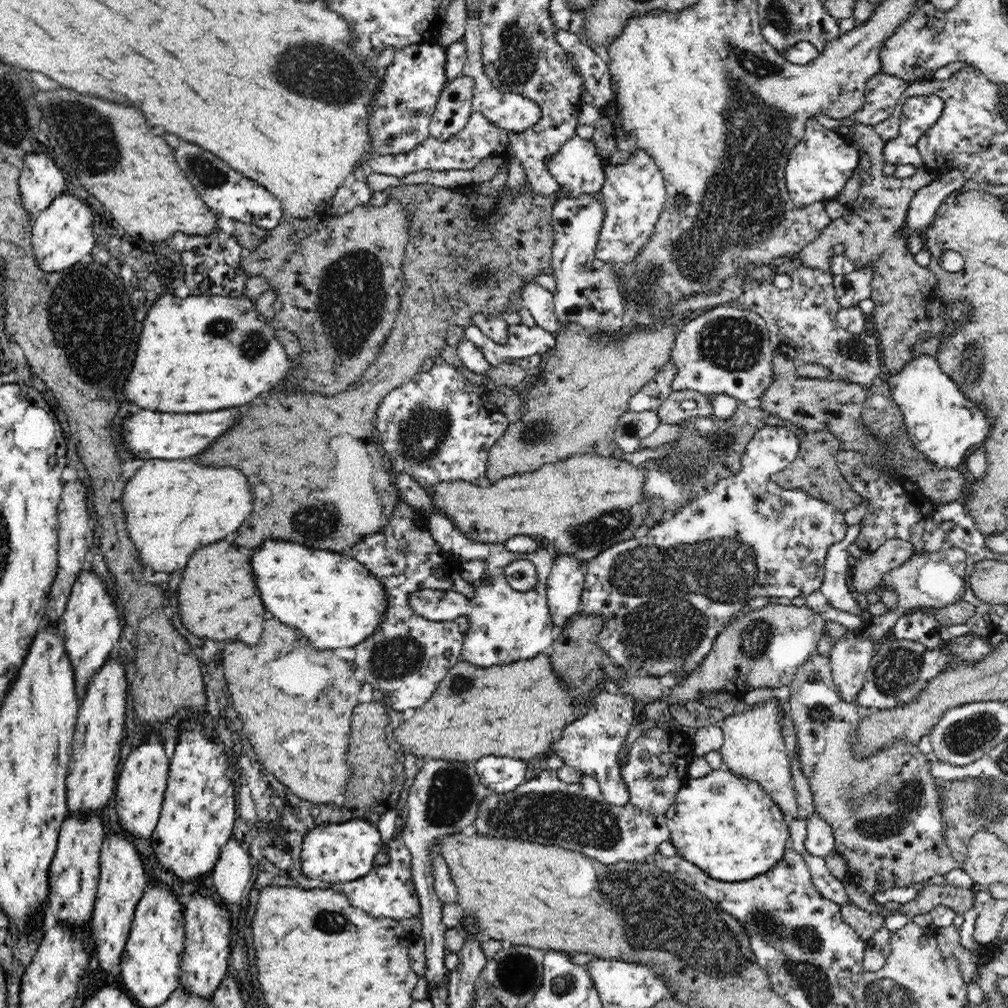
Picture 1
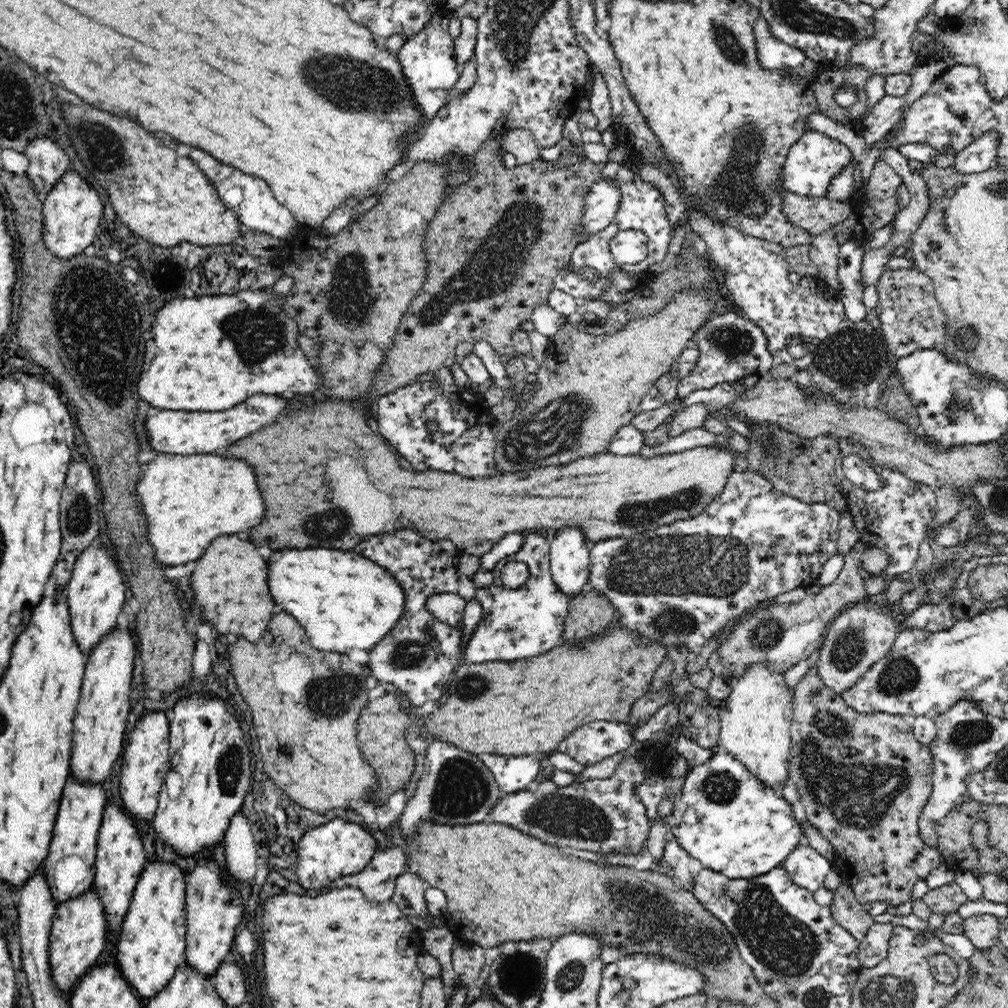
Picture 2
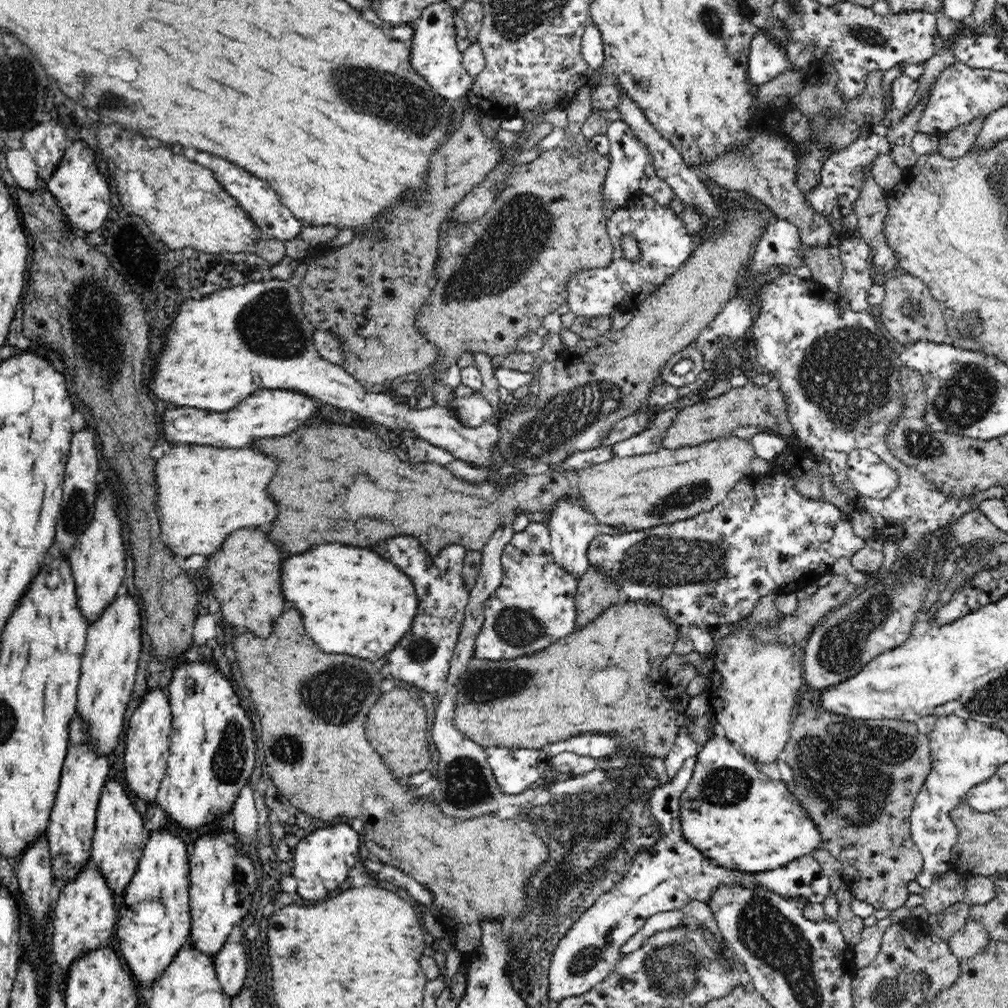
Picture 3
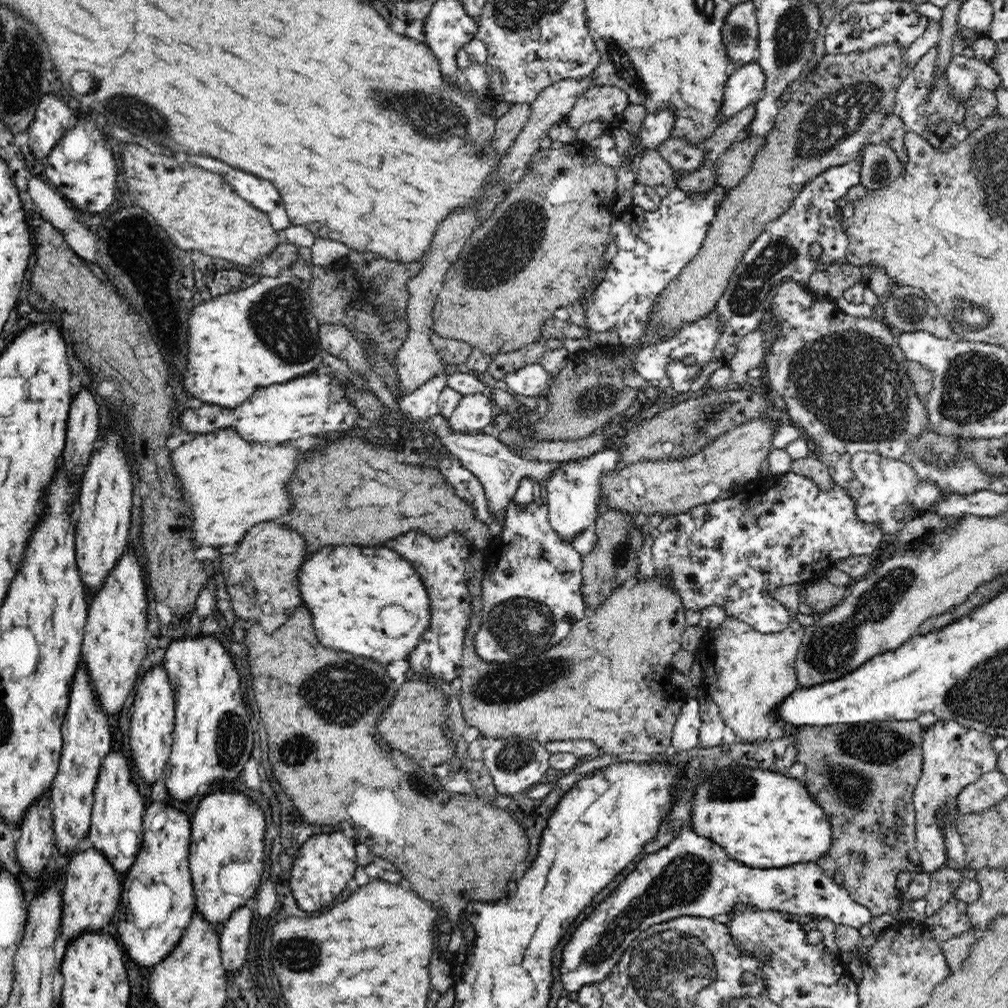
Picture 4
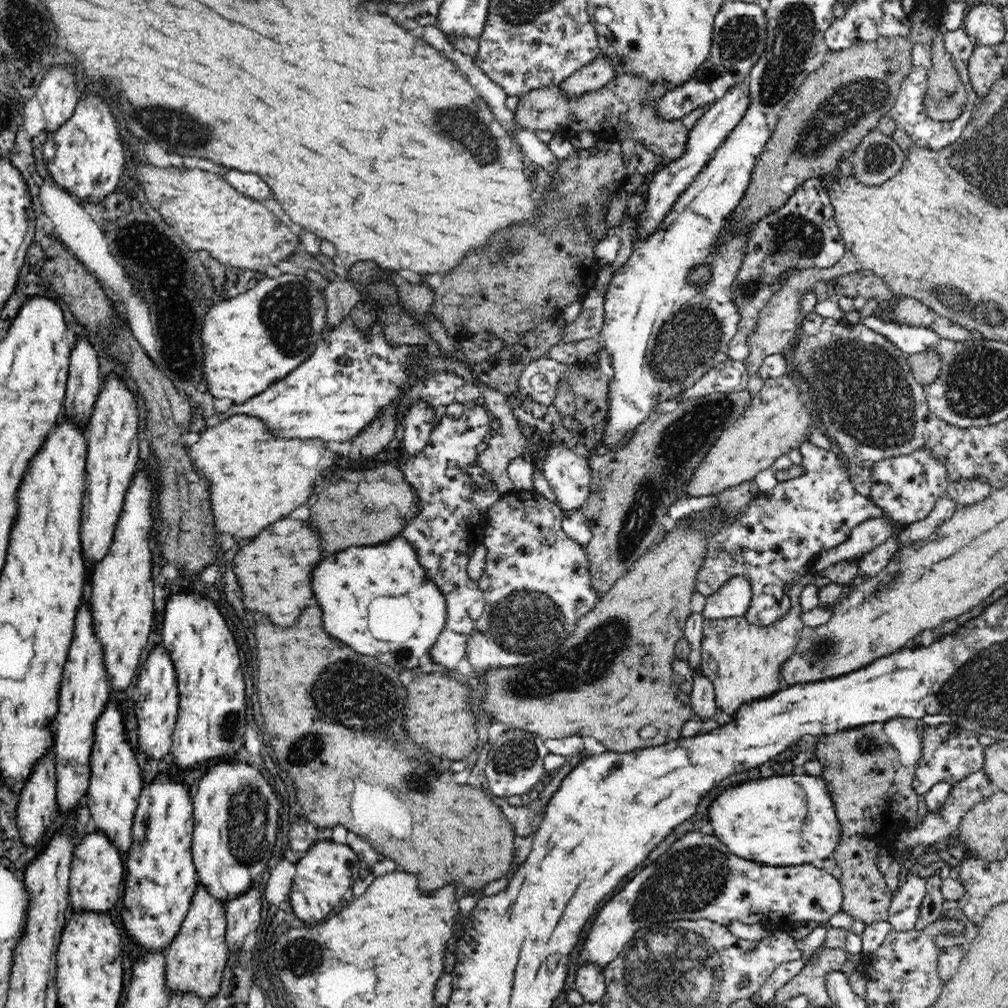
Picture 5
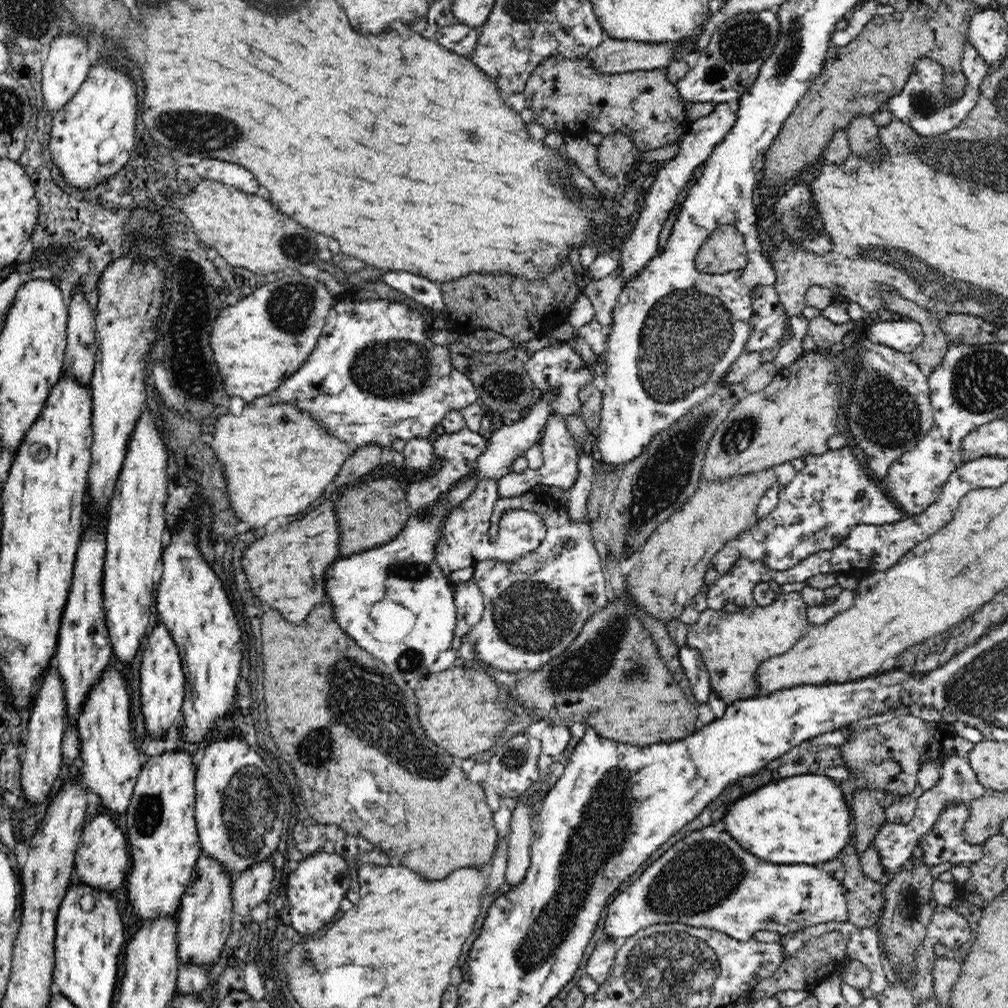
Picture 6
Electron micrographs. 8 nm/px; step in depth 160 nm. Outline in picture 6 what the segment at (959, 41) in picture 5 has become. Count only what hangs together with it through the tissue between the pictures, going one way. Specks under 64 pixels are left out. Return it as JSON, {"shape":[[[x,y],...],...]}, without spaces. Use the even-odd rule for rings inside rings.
{"shape":[[[967,40],[964,44],[961,68],[965,74],[966,86],[963,95],[956,103],[948,103],[942,92],[942,64],[932,58],[918,58],[912,66],[910,76],[902,87],[900,94],[890,97],[886,108],[893,114],[894,118],[905,122],[914,129],[914,132],[922,136],[937,136],[938,134],[948,133],[956,128],[969,112],[976,106],[980,96],[980,84],[986,78],[988,63],[980,56],[980,53]]]}

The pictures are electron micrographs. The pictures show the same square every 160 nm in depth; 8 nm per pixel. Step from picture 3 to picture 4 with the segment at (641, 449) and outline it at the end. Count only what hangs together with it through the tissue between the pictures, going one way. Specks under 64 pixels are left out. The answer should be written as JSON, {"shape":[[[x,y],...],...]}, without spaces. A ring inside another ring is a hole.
{"shape":[[[606,449],[589,457],[565,461],[550,476],[543,485],[544,499],[549,513],[549,523],[554,533],[562,537],[562,541],[572,544],[573,538],[583,530],[594,527],[598,518],[597,502],[601,497],[600,476],[617,467],[619,450]]]}

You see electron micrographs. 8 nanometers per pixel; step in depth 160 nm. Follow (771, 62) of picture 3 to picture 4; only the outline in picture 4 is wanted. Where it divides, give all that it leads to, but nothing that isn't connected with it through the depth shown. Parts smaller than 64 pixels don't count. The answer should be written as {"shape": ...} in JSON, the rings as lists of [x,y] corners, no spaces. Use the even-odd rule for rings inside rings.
{"shape":[[[757,59],[738,66],[728,77],[725,84],[724,96],[721,104],[722,123],[730,120],[736,112],[744,110],[752,104],[756,96],[760,96],[764,88],[765,74],[757,63]]]}

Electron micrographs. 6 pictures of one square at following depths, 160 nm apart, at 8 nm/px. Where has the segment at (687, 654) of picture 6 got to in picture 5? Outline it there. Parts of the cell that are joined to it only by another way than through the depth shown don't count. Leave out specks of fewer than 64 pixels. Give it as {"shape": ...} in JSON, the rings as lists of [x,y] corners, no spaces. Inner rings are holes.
{"shape":[[[701,671],[693,672],[692,691],[689,693],[694,718],[703,722],[715,719],[717,704],[715,703],[715,690],[712,681]]]}

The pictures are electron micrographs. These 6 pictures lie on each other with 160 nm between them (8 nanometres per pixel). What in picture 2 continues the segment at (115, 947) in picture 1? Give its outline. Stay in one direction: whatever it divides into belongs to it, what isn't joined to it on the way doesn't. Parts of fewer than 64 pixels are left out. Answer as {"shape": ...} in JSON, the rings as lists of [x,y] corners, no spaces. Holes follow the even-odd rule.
{"shape":[[[107,803],[101,821],[101,829],[97,838],[96,874],[92,892],[102,899],[103,914],[107,921],[108,934],[110,934],[109,940],[115,942],[118,932],[125,922],[130,906],[129,902],[132,900],[138,880],[145,870],[148,857],[147,854],[144,854],[144,846],[142,846],[138,828],[134,826],[132,817],[126,815],[125,810],[118,805]]]}

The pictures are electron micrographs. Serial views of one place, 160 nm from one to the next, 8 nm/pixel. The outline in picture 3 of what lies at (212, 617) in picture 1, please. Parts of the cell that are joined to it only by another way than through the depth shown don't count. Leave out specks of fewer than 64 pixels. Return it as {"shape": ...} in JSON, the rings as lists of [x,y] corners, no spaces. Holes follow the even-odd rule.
{"shape":[[[244,528],[230,534],[230,538],[208,562],[208,578],[228,624],[246,626],[250,632],[262,638],[270,636],[276,618],[286,606],[280,586],[282,560],[282,550],[278,550],[278,546],[274,546],[274,542],[270,542],[260,530]]]}

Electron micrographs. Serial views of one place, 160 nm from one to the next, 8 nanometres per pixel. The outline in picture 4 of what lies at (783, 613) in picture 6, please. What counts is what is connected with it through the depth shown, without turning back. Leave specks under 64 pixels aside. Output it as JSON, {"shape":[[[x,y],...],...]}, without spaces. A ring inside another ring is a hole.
{"shape":[[[796,583],[776,588],[772,592],[773,597],[790,613],[791,621],[784,630],[764,634],[754,630],[749,623],[727,617],[720,626],[706,631],[703,658],[709,665],[704,690],[718,707],[724,724],[751,745],[766,740],[764,738],[768,736],[768,730],[778,720],[776,712],[781,702],[800,686],[795,662],[805,627],[796,616],[802,602],[800,590],[806,589],[808,585]]]}

